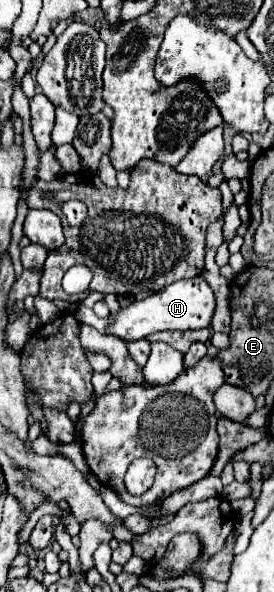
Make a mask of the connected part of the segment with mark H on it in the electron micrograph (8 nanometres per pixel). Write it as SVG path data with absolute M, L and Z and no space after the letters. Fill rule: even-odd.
M198 275L192 279L176 281L146 299L140 299L140 301L130 303L128 307L122 307L118 313L110 313L112 323L106 327L106 335L114 335L124 341L138 341L138 339L144 339L152 333L166 331L166 329L186 331L186 329L210 327L214 307L216 307L214 291L206 283L206 279L202 275Z

